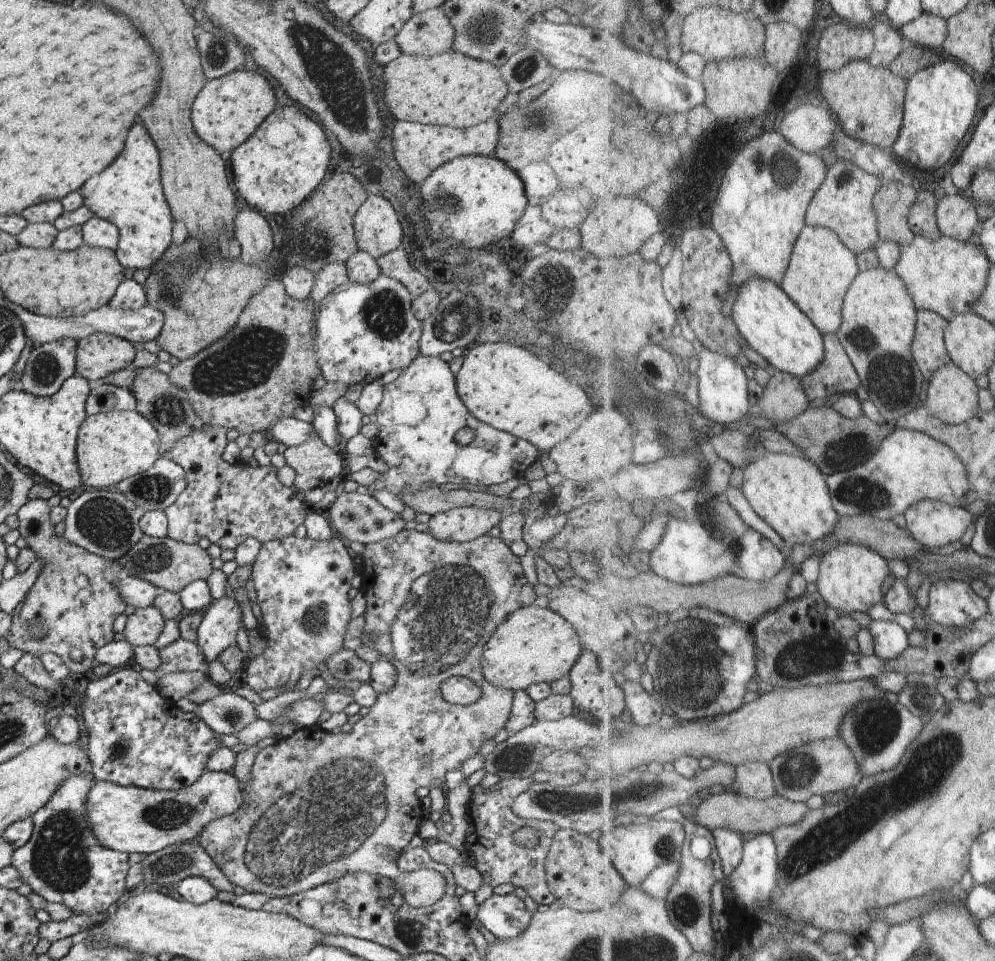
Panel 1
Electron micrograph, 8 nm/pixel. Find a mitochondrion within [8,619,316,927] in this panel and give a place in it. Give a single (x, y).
(61, 861)

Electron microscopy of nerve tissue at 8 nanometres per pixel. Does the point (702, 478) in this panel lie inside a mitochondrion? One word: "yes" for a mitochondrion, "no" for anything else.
no

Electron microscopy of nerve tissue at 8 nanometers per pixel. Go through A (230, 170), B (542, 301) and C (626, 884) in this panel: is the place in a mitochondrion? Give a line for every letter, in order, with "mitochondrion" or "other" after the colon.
A: other
B: mitochondrion
C: other

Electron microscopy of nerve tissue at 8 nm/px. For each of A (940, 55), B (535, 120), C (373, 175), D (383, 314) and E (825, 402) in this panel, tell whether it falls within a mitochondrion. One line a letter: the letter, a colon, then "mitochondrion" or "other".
A: other
B: mitochondrion
C: other
D: mitochondrion
E: other

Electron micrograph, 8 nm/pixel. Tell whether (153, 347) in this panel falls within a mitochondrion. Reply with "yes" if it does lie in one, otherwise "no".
no

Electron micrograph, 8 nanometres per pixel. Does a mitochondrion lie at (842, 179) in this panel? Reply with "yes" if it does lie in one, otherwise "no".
yes

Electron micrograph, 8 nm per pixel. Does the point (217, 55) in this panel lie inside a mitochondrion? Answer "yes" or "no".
yes

